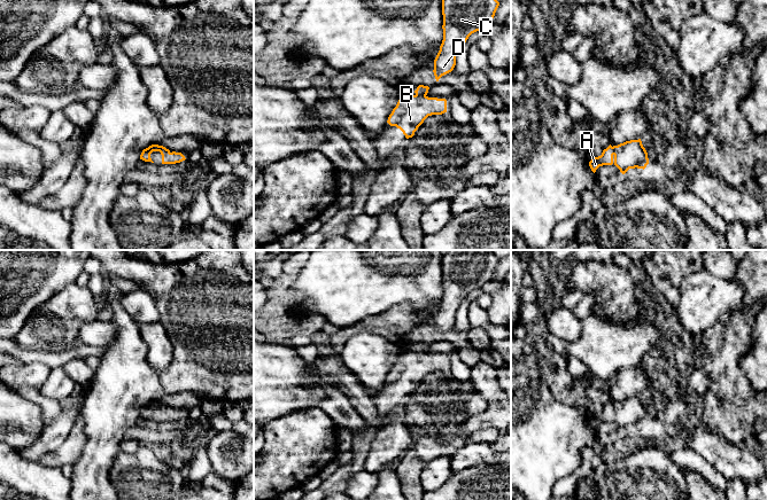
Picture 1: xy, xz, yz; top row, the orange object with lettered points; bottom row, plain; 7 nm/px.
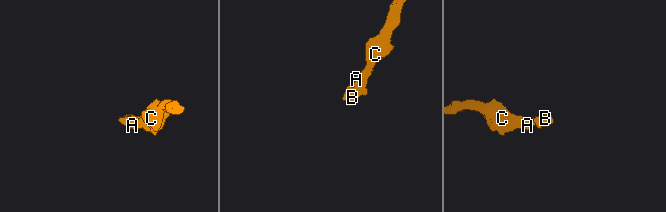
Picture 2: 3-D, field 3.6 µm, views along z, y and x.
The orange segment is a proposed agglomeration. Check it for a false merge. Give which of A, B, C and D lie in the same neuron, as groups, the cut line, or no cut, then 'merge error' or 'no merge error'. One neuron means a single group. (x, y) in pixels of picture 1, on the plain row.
groups A B C D; cut none; no merge error

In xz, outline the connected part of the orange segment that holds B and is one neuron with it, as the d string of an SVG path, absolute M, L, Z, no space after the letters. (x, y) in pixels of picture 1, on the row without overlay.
M419 342L415 352L403 349L388 374L387 380L400 385L406 396L415 392L428 373L447 369L447 357L428 354L428 346L428 343Z

